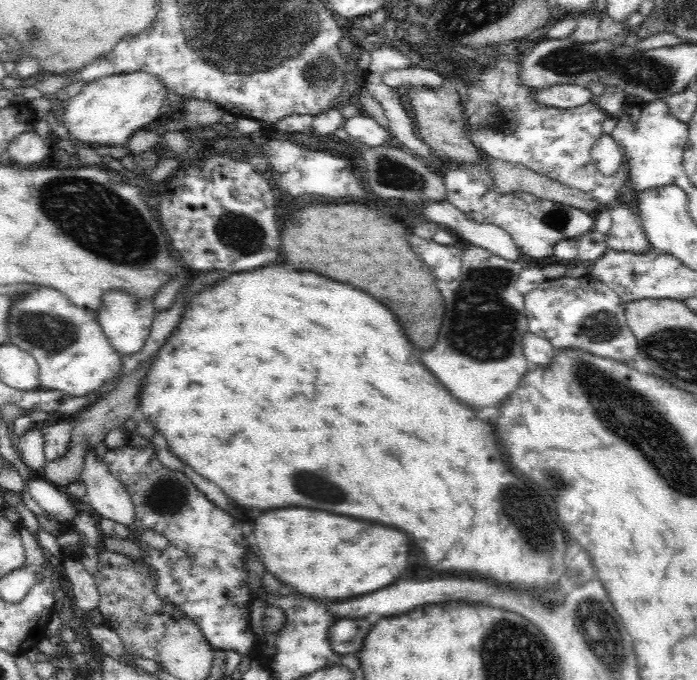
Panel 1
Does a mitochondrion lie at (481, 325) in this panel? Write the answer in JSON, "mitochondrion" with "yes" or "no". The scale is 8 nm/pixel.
{"mitochondrion":"yes"}

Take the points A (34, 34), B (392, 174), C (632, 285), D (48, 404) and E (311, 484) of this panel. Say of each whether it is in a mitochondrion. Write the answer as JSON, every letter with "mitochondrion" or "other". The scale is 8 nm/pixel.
{"A":"mitochondrion","B":"mitochondrion","C":"other","D":"other","E":"mitochondrion"}

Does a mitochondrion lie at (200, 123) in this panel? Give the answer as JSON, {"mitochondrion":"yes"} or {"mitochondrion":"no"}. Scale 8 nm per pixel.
{"mitochondrion":"no"}

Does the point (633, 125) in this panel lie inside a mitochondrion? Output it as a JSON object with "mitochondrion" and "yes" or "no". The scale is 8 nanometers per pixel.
{"mitochondrion":"no"}

